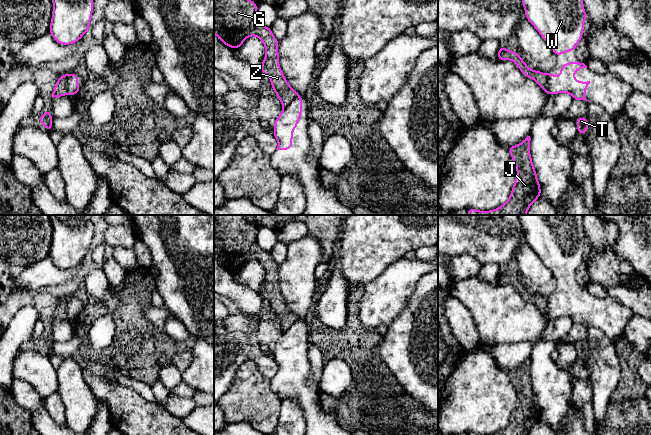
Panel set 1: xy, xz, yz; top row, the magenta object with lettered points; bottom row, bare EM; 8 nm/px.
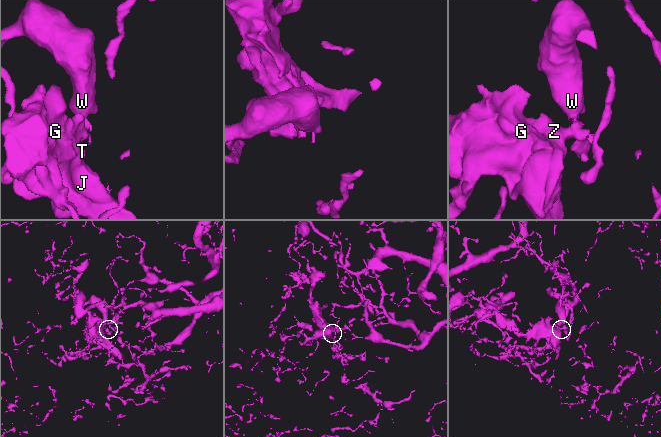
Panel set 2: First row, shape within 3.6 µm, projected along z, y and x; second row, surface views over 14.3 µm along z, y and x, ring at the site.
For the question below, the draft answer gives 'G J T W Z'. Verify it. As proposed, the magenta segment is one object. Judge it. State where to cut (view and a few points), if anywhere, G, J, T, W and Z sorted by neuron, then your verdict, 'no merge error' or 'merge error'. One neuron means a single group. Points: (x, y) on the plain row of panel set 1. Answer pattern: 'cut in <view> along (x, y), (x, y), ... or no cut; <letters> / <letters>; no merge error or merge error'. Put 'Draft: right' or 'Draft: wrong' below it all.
cut in yz along (546, 298), (548, 317); G J Z / T W; merge error
Draft: wrong

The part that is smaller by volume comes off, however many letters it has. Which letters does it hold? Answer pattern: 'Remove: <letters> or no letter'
Remove: G, J, Z

